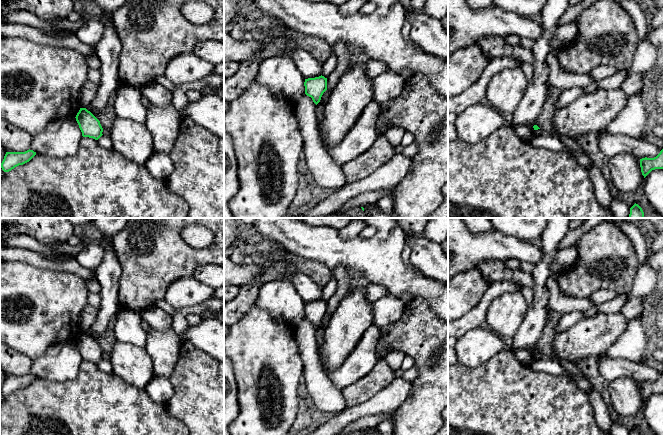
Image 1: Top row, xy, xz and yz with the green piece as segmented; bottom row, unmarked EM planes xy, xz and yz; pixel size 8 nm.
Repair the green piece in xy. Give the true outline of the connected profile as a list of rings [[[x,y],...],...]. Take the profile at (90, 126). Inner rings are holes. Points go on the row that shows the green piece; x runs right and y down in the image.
[[[80,108],[75,118],[83,137],[98,140],[103,135],[100,121],[86,108]]]

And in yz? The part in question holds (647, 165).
[[[663,149],[654,158],[642,158],[640,159],[641,172],[644,178],[655,169],[663,169]]]

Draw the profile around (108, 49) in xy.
[[[102,11],[105,27],[101,41],[95,46],[101,61],[101,81],[95,98],[90,103],[90,112],[96,117],[102,113],[111,94],[121,85],[118,77],[118,58],[122,48],[121,40],[111,20],[111,13]]]

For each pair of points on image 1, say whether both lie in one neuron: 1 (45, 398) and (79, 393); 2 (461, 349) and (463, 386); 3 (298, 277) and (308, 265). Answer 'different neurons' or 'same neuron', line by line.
1: same neuron
2: different neurons
3: different neurons

